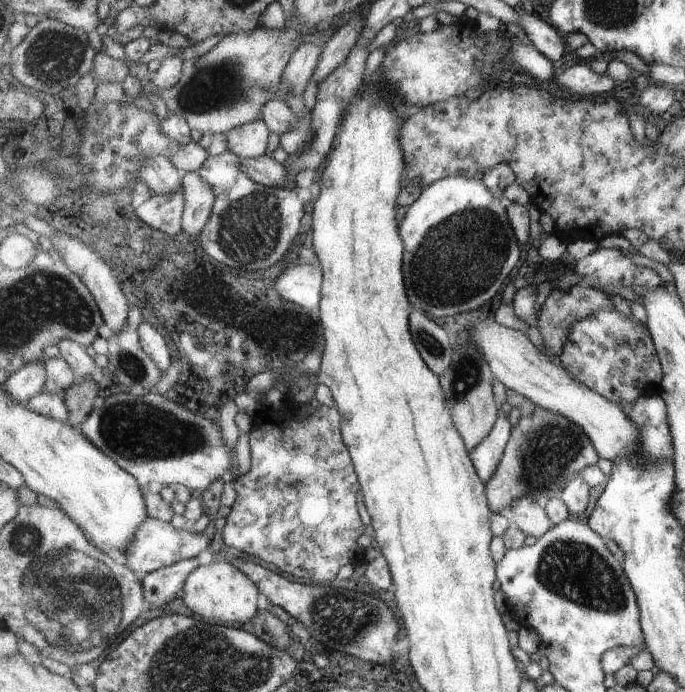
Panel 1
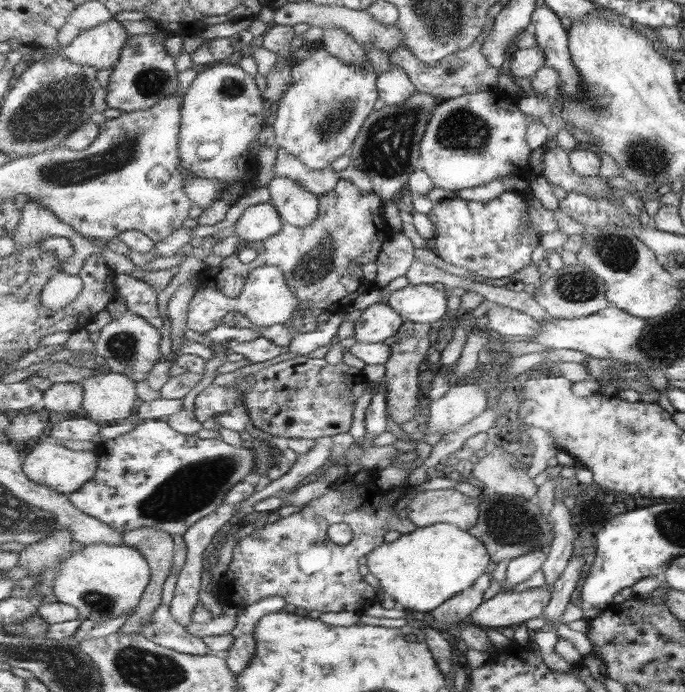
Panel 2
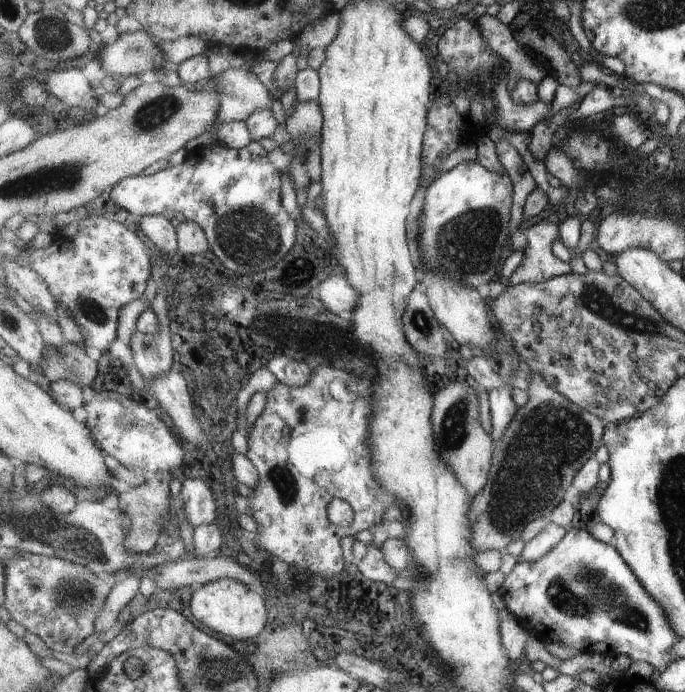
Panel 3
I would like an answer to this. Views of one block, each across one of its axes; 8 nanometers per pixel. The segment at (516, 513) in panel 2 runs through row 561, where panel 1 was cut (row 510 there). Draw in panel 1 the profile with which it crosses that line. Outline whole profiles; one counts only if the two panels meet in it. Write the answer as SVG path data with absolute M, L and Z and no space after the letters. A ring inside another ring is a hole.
M539 407L533 414L522 416L516 425L493 478L486 484L492 510L508 514L508 508L521 496L544 504L564 490L573 474L599 464L599 453L583 428L561 414Z

